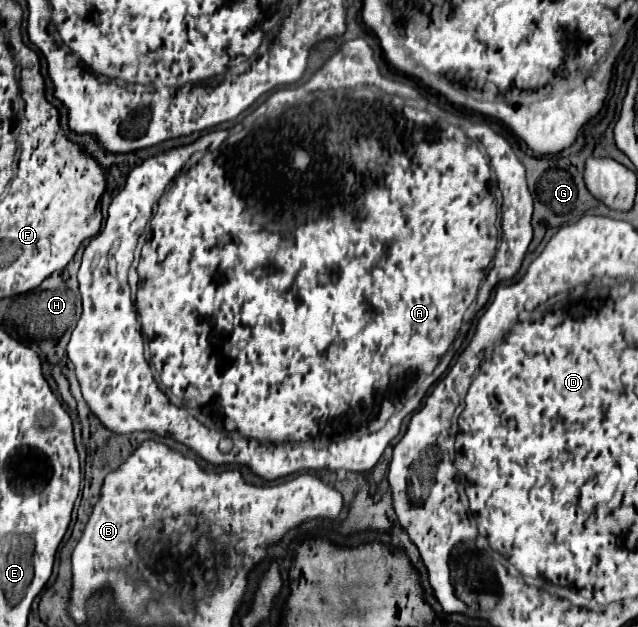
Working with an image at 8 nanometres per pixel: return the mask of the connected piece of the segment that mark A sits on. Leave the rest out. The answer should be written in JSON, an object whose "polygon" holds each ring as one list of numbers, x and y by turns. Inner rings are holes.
{"polygon":[[356,38,356,40,348,40,348,42,342,42,342,44,340,44,340,46,338,46,338,50,336,50,336,52,334,52,334,56,332,56,332,58,328,58,328,60,326,60,326,62,324,62,324,64,322,64,322,68,320,68,320,70,318,70,318,72,314,72,314,74,312,74,312,76,310,76,310,80,308,80,308,82,304,82,304,84,300,84,300,86,296,86,296,88,286,88,286,90,276,90,276,92,274,92,274,94,272,94,272,96,270,96,270,98,268,98,268,100,266,100,266,102,264,102,264,104,262,104,262,106,258,106,258,108,256,108,256,110,254,110,254,112,252,112,252,114,250,114,250,116,246,116,246,118,244,118,244,120,242,120,242,122,240,122,240,124,236,124,236,126,234,126,234,128,230,128,230,130,225,130,225,129,219,129,219,130,213,130,213,131,212,131,212,132,209,132,209,133,208,133,208,134,205,134,205,135,203,135,203,136,202,136,202,137,201,137,201,138,199,138,199,139,198,139,198,140,196,140,196,141,195,141,195,142,192,142,192,144,186,144,186,145,183,145,183,146,174,146,174,148,170,148,170,150,166,150,166,152,162,152,162,154,158,154,158,156,152,156,152,158,148,158,148,160,144,160,144,162,142,162,142,164,140,164,140,166,136,166,136,168,134,168,134,170,132,170,132,172,130,172,130,176,128,176,128,180,126,180,126,186,124,186,124,188,122,188,122,192,120,192,120,194,118,194,118,196,116,196,116,198,114,198,114,200,112,200,112,202,110,202,110,208,108,208,108,218,106,218,106,224,104,224,104,226,102,226,102,228,100,228,100,232,98,232,98,234,96,234,96,238,92,238,92,240,90,240,90,242,88,242,88,246,86,246,86,250,84,250,84,256,82,256,82,266,80,266,80,270,78,270,78,284,80,284,80,294,82,294,82,316,80,316,80,320,78,320,78,324,76,324,76,328,74,328,74,332,72,332,72,338,70,338,70,344,68,344,68,358,70,358,70,360,72,360,72,364,74,364,74,366,76,366,76,376,78,376,78,382,80,382,80,386,82,386,82,396,84,396,84,400,86,400,86,404,88,404,88,406,90,406,90,410,92,410,92,414,96,414,96,418,98,418,98,420,100,420,100,424,104,424,104,428,108,428,108,430,112,430,112,432,116,432,116,434,132,434,132,432,156,432,156,434,158,434,158,436,170,436,170,438,172,438,172,440,176,440,176,442,180,442,180,444,184,444,184,446,188,446,188,448,190,448,190,450,192,450,192,452,196,452,196,454,198,454,198,456,200,456,200,458,202,458,202,460,206,460,206,462,208,462,208,464,212,464,212,466,222,466,222,464,240,464,240,466,246,466,246,468,248,468,248,470,250,470,250,472,252,472,252,474,256,474,256,476,260,476,260,478,262,478,262,480,278,480,278,478,284,478,284,476,288,476,288,474,294,474,294,472,298,472,298,470,330,470,330,472,336,472,336,470,348,470,348,472,368,472,368,470,372,470,372,468,374,468,374,464,376,464,376,462,378,462,378,458,380,458,380,454,382,454,382,452,384,452,384,448,386,448,386,446,388,446,388,444,390,444,390,440,392,440,392,438,396,438,396,436,398,436,398,432,400,432,400,424,402,424,402,420,404,420,404,418,406,418,406,414,410,414,410,412,414,412,414,410,416,410,416,408,418,408,418,406,420,406,420,402,422,402,422,398,424,398,424,394,426,394,426,390,428,390,428,388,430,388,430,386,432,386,432,384,434,384,434,382,436,382,436,380,438,380,438,378,440,378,440,376,442,376,442,374,444,374,444,370,446,370,446,368,448,368,448,364,450,364,450,360,452,360,452,358,454,358,454,356,444,356,444,352,446,352,446,350,448,350,448,348,450,348,450,346,452,346,452,340,454,340,454,338,456,338,456,332,458,332,458,330,460,330,460,324,462,324,462,318,464,318,464,312,466,312,466,310,476,310,476,313,478,313,478,312,479,312,479,311,480,311,480,310,481,310,481,309,483,309,483,308,484,308,484,307,485,307,485,306,484,306,484,305,486,305,486,304,487,304,487,302,488,302,488,298,490,298,490,292,492,292,492,288,494,288,494,286,496,286,496,284,498,284,498,282,502,282,502,280,510,280,510,278,512,278,512,276,516,276,516,272,518,272,518,270,520,270,520,266,522,266,522,260,524,260,524,256,526,256,526,252,528,252,528,246,530,246,530,242,532,242,532,224,530,224,530,220,532,220,532,196,530,196,530,192,528,192,528,186,526,186,526,170,524,170,524,166,522,166,522,164,520,164,520,160,518,160,518,157,517,157,517,155,516,155,516,153,515,153,515,150,514,150,514,148,513,148,513,147,512,147,512,145,511,145,511,144,510,144,510,142,509,142,509,141,508,141,508,140,507,140,507,139,506,139,506,138,505,138,505,137,504,137,504,136,503,136,503,135,501,135,501,134,499,134,499,133,496,133,496,132,494,132,494,130,493,130,493,129,492,129,492,127,491,127,491,126,490,126,490,124,488,124,488,123,487,123,487,122,482,122,482,121,473,121,473,120,472,120,472,119,470,119,470,118,469,118,469,117,465,117,465,118,464,118,464,117,463,117,463,116,461,116,461,117,460,117,460,116,458,116,458,115,456,115,456,114,453,114,453,113,451,113,451,112,448,112,448,111,446,111,446,110,444,110,444,109,442,109,442,108,441,108,441,107,440,107,440,106,439,106,439,105,438,105,438,104,436,104,436,103,432,103,432,102,431,102,431,101,429,101,429,100,428,100,428,99,427,99,427,98,426,98,426,96,425,96,425,95,424,95,424,94,423,94,423,93,422,93,422,91,421,91,421,90,419,90,419,89,418,89,418,88,416,88,416,87,415,87,415,86,414,86,414,85,411,85,411,84,408,84,408,83,404,83,404,82,402,82,402,81,400,81,400,80,388,80,388,76,382,76,382,74,380,74,380,70,378,70,378,66,376,66,376,62,374,62,374,58,372,58,372,50,370,50,370,46,368,46,368,44,366,44,366,40,362,40,362,38],[198,150,201,150,201,152,206,152,206,151,208,151,208,152,206,152,206,154,204,154,204,156,202,156,202,158,200,158,200,160,198,160,198,162,196,162,196,164,194,164,194,166,188,166,188,168,184,168,184,167,185,167,185,165,186,165,186,163,187,163,187,162,188,162,188,158,190,158,190,157,191,157,191,155,193,155,193,154,194,154,194,153,196,153,196,152,197,152,197,151,198,151],[376,156,380,156,380,160,382,160,382,162,386,162,386,164,380,164,380,168,384,168,384,172,380,172,380,180,376,180,376,184,372,184,372,180,368,180,368,164,370,164,370,160,372,160,372,166,376,166],[156,202,158,202,158,210,156,210,156,214,154,214,154,216,152,216,152,220,150,220,150,238,148,238,148,240,146,240,146,244,144,244,144,248,142,248,142,258,140,258,140,264,138,264,138,276,140,276,140,282,138,282,138,294,136,294,136,308,138,308,138,314,140,314,140,324,142,324,142,332,141,332,141,326,140,326,140,324,139,324,139,322,138,322,138,321,137,321,137,318,136,318,136,308,132,308,132,304,134,304,134,302,132,302,132,298,130,298,130,288,128,288,128,280,126,280,126,278,128,278,128,268,130,268,130,264,132,264,132,254,134,254,134,248,136,248,136,246,137,246,137,242,138,242,138,238,140,238,140,234,142,234,142,233,143,233,143,232,144,232,144,226,146,226,146,222,148,222,148,218,150,218,150,214,152,214,152,206,154,206,154,204,156,204],[312,202,324,202,324,208,320,208,320,212,316,212,316,214,304,214,304,210,306,210,306,208,308,208,308,206,310,206,310,204,312,204],[142,334,144,334,144,336,146,336,146,338,148,338,148,348,150,348,150,364,148,364,148,362,147,362,147,360,146,360,146,358,144,358,144,346,145,346,145,338,144,338,144,336,143,336,143,335,142,335],[222,438,230,438,230,440,232,440,232,450,230,450,230,452,222,452,222,450,220,450,220,448,218,448,218,444,220,444,220,440,222,440],[352,448,356,448,356,450,358,450,358,448,368,448,368,460,352,460]]}

